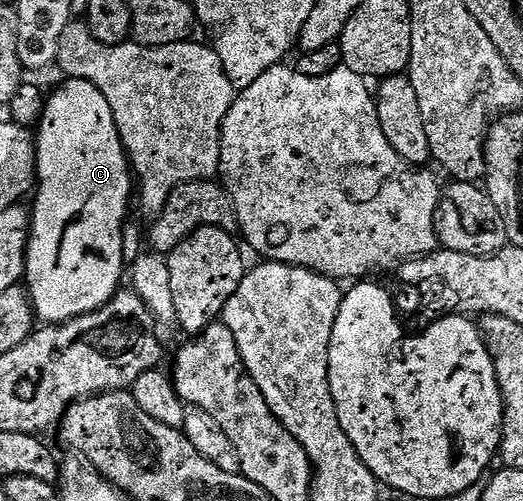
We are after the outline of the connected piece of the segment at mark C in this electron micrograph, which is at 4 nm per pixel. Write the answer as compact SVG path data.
M68 78L53 94L47 95L34 145L36 199L30 205L30 233L22 282L35 317L44 324L59 324L97 310L121 289L120 277L126 274L124 217L128 214L128 197L134 194L134 178L106 96L81 78Z

